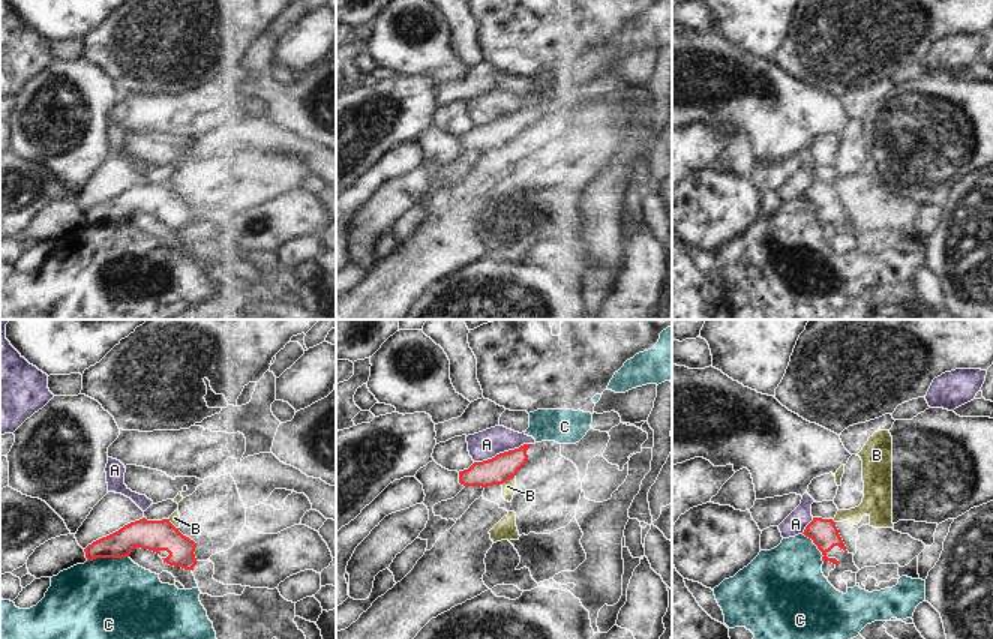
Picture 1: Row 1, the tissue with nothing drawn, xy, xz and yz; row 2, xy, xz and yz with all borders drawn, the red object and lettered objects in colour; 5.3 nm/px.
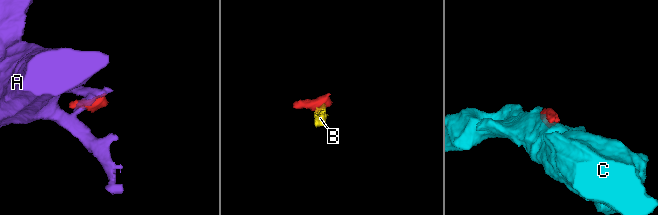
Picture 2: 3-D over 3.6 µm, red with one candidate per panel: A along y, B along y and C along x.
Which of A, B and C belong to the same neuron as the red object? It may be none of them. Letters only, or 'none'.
none

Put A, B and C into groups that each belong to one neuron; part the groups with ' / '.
A / B / C

